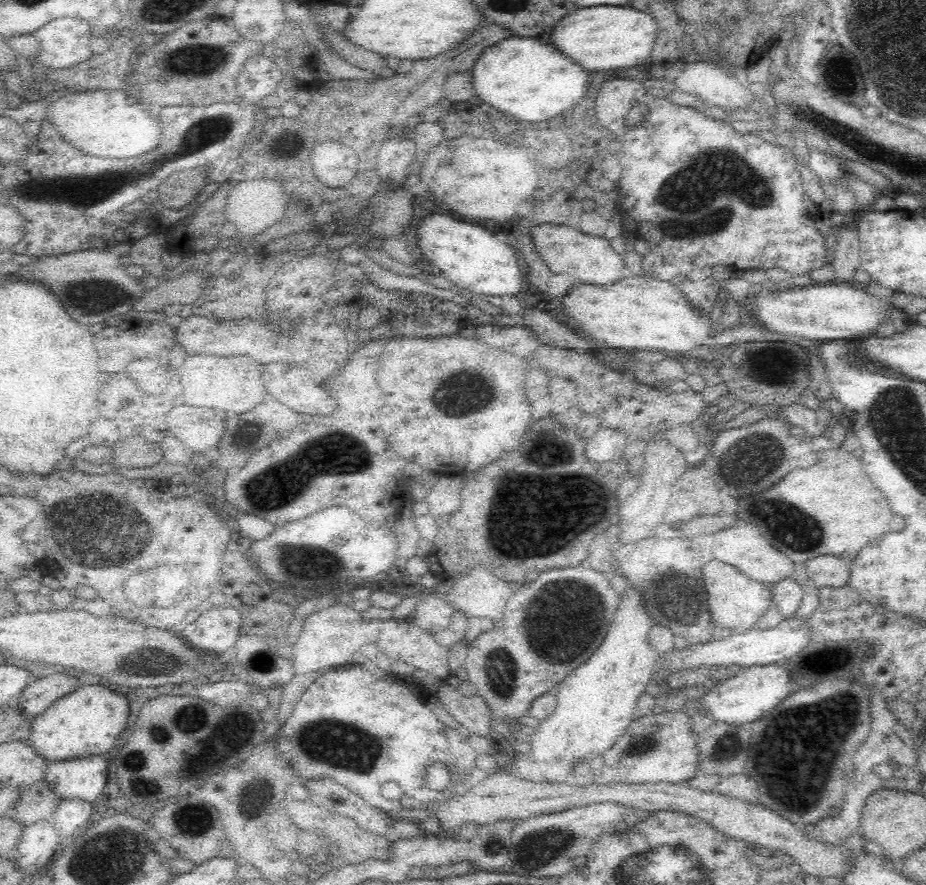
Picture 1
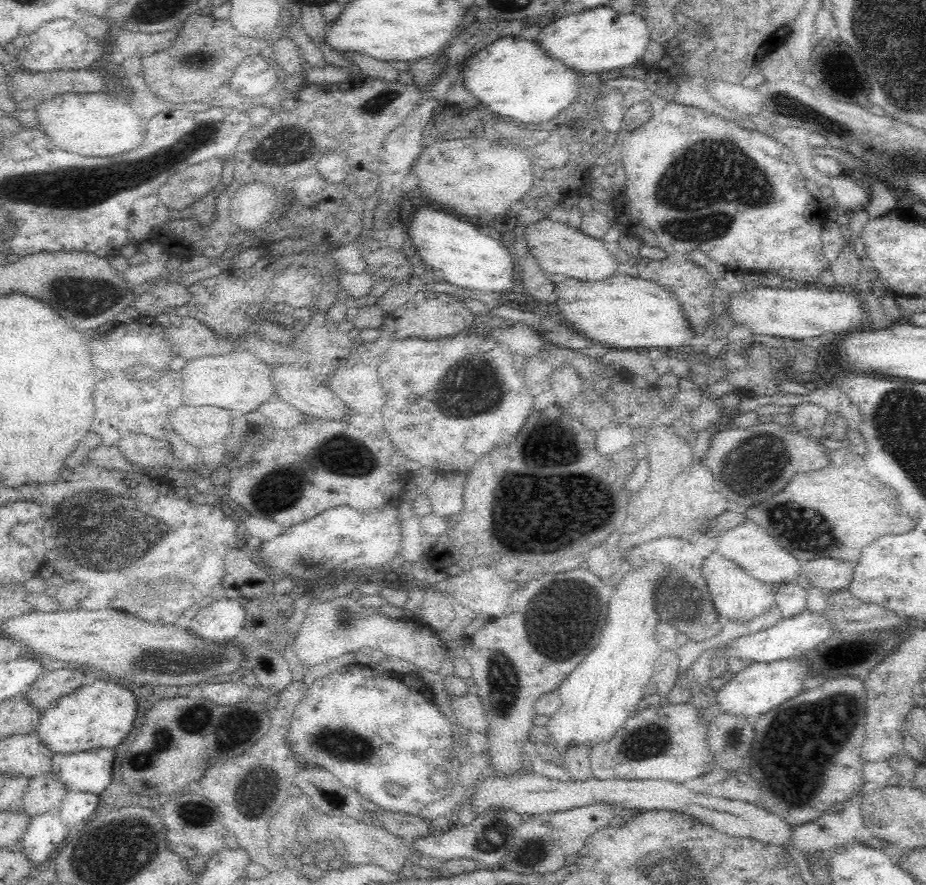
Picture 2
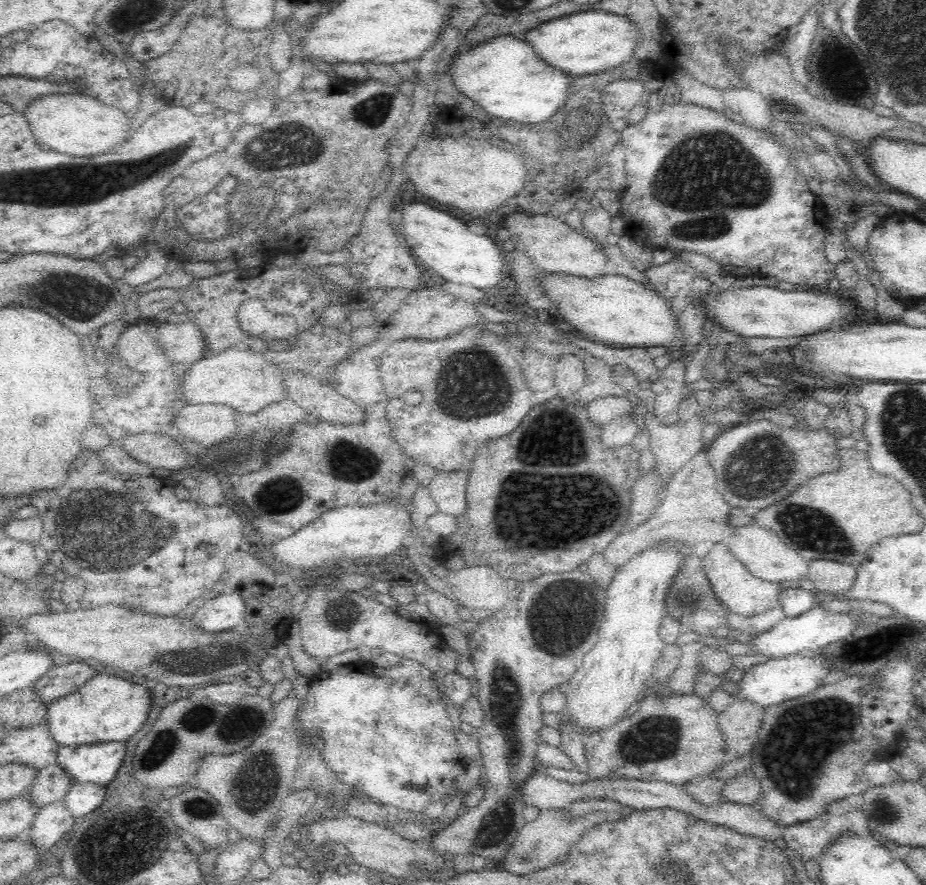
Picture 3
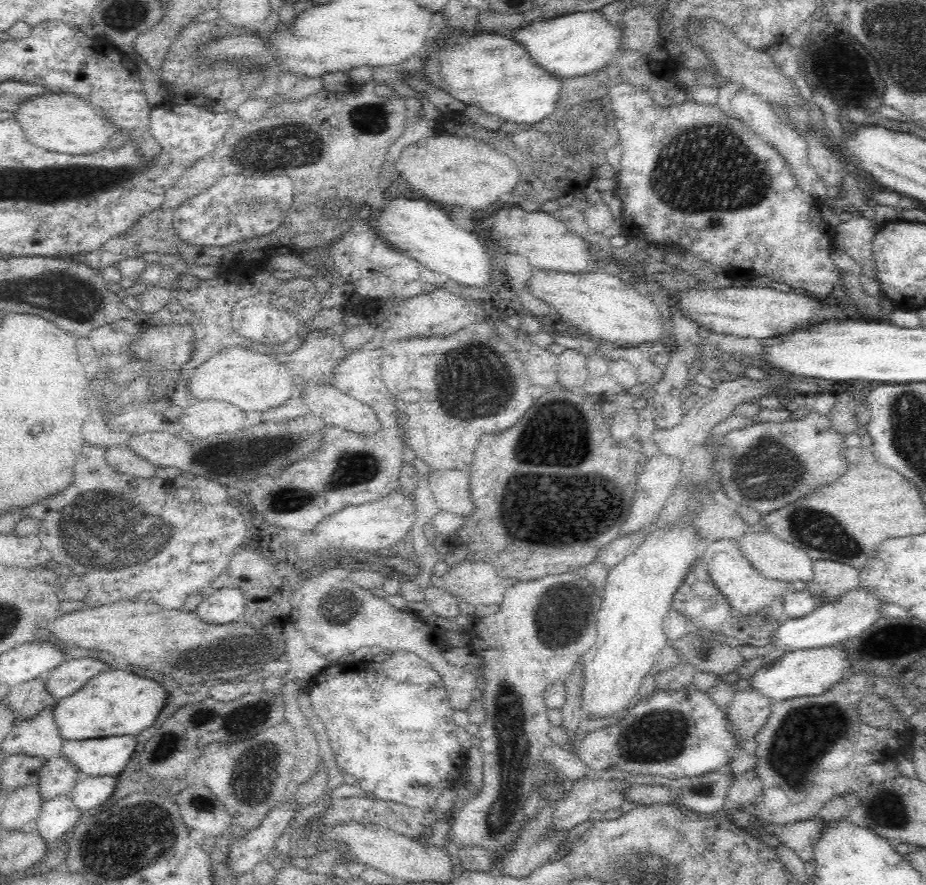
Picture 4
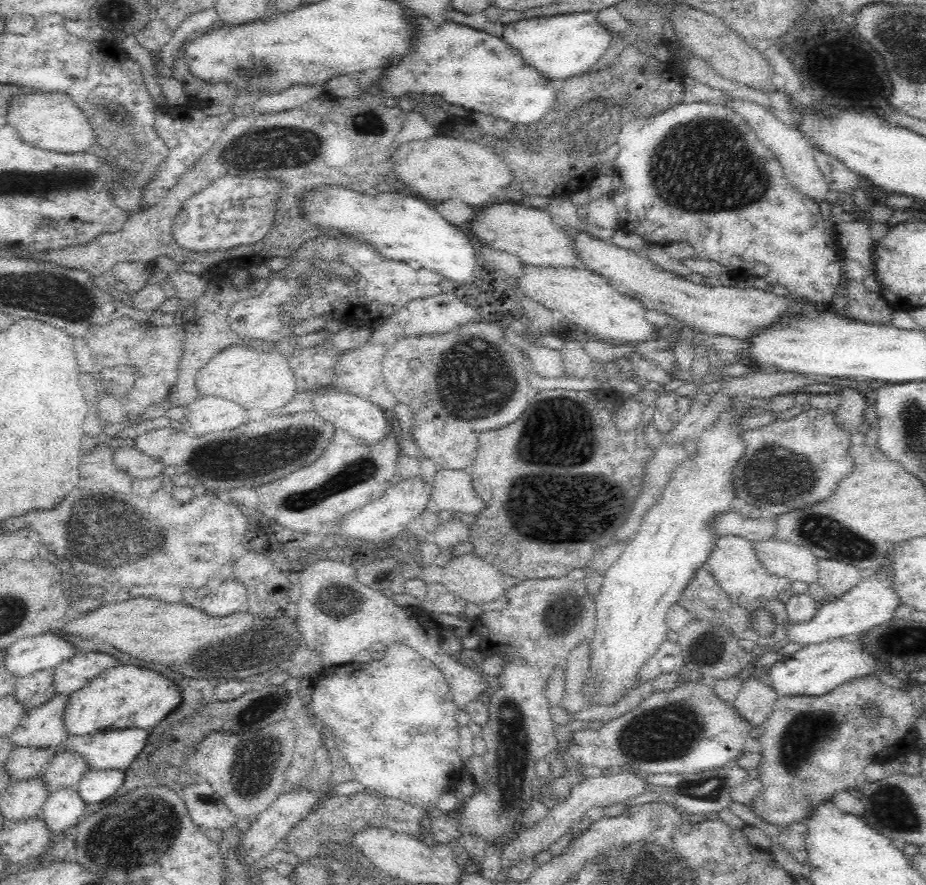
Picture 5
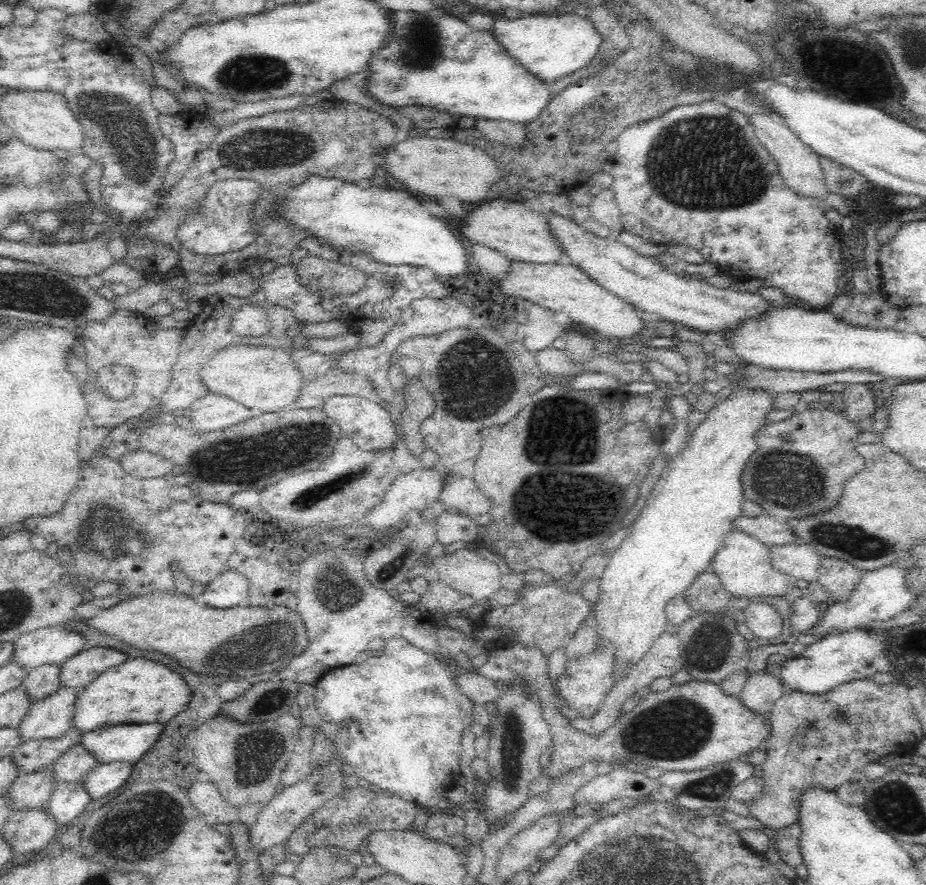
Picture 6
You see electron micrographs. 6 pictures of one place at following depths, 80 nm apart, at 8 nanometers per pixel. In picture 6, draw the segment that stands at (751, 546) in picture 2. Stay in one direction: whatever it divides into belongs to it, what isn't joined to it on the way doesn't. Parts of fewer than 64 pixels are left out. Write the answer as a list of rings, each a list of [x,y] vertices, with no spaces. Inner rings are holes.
[[[775,545],[768,548],[772,567],[796,580],[817,581],[822,557],[810,546]]]

